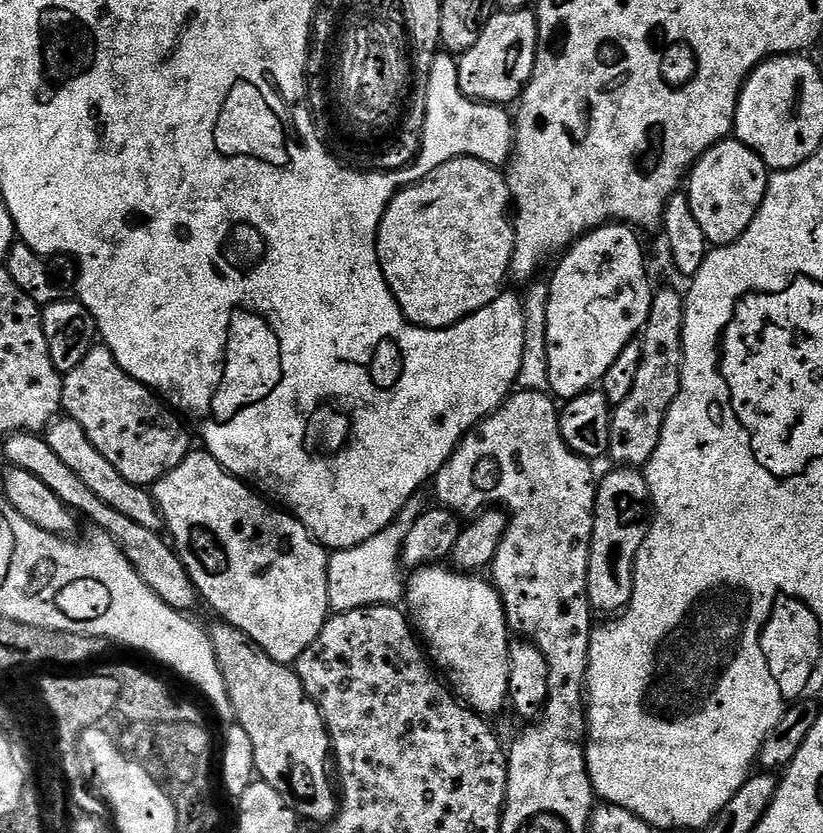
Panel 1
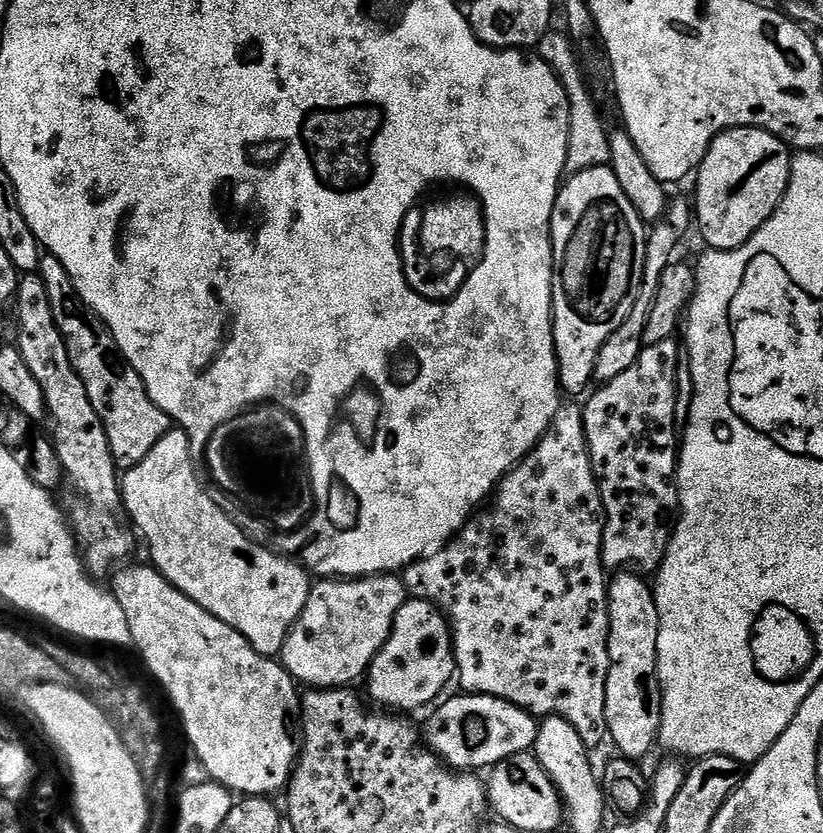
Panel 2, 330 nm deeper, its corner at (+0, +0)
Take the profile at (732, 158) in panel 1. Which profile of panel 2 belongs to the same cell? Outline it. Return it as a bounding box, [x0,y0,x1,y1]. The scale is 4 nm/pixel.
[694,128,793,252]

